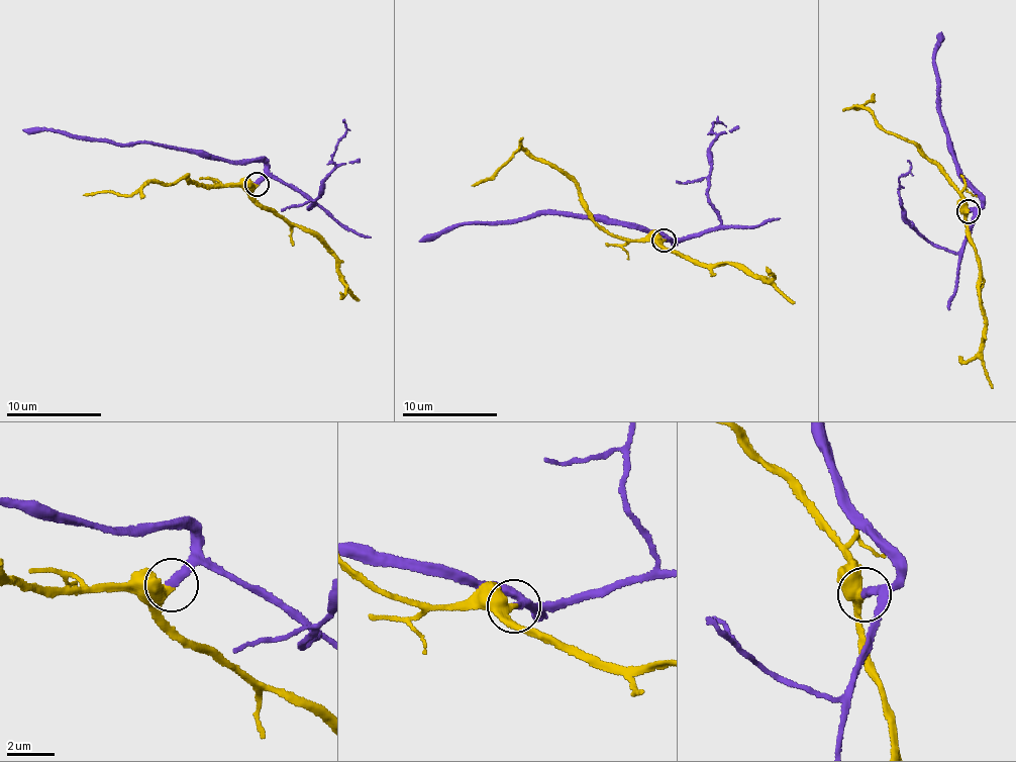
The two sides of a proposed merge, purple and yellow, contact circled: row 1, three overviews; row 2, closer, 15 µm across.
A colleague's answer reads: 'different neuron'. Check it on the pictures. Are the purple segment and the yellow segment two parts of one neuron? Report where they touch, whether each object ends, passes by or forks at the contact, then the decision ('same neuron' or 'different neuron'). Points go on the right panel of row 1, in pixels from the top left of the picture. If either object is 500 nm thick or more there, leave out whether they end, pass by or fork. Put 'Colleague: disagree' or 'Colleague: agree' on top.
Colleague: disagree
place (968, 211); purple ends; yellow ends; same neuron

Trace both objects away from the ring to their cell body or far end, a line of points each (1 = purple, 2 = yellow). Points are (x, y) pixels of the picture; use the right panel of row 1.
1: (969, 211), (980, 207), (982, 200), (957, 166), (939, 108), (932, 67), (940, 32)
2: (969, 211), (959, 192), (934, 163), (907, 140), (887, 131), (861, 105), (855, 106), (872, 100), (873, 93)

